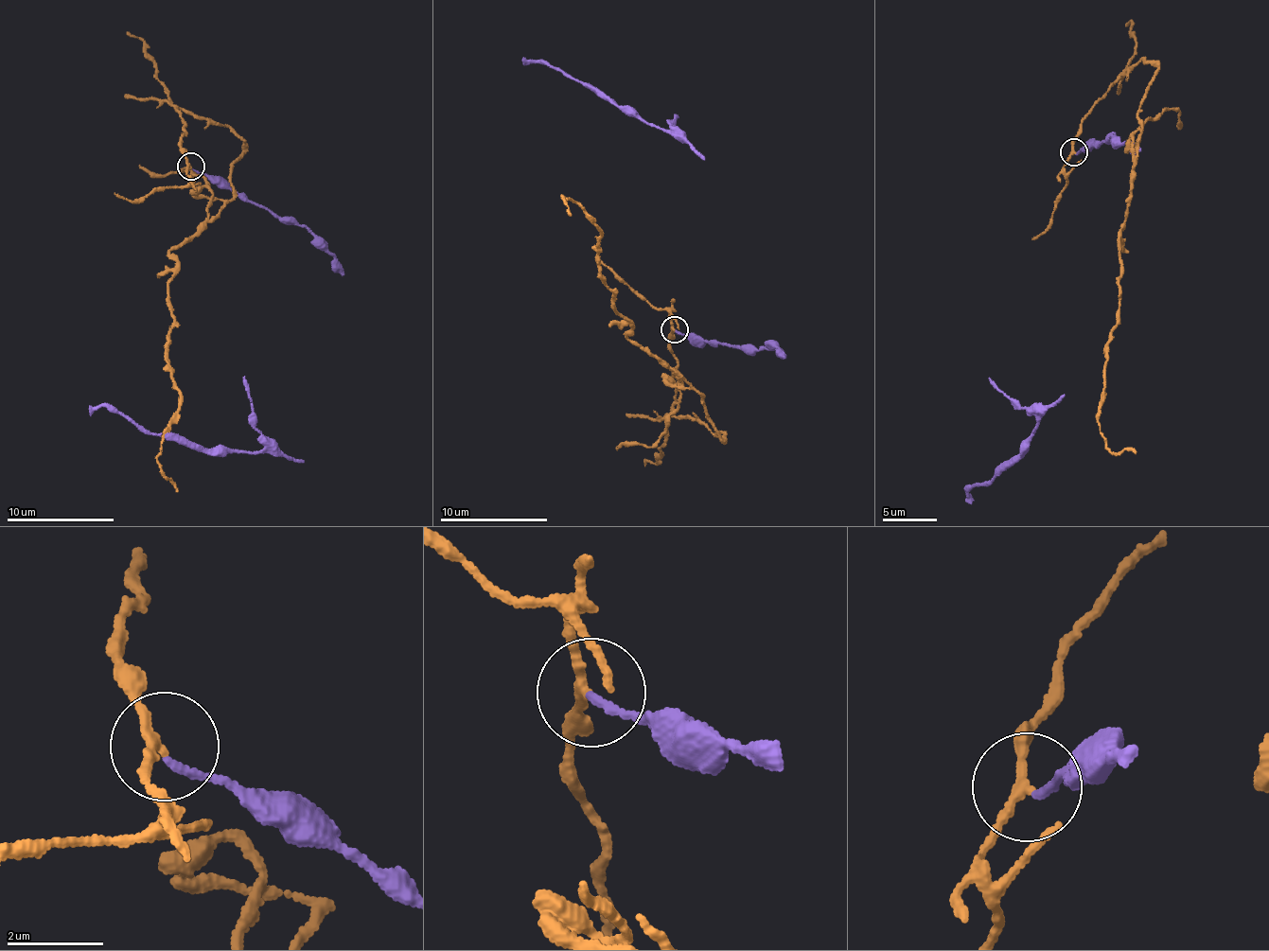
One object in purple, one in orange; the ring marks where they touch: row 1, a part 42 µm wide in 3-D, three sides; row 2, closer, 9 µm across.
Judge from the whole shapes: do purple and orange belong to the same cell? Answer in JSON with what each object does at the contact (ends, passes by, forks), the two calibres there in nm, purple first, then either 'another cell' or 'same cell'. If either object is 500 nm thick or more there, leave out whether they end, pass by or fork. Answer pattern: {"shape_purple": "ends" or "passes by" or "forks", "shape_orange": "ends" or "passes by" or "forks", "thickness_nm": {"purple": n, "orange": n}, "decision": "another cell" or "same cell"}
{"shape_purple": "ends", "shape_orange": "passes by", "thickness_nm": {"purple": 160, "orange": 180}, "decision": "another cell"}

